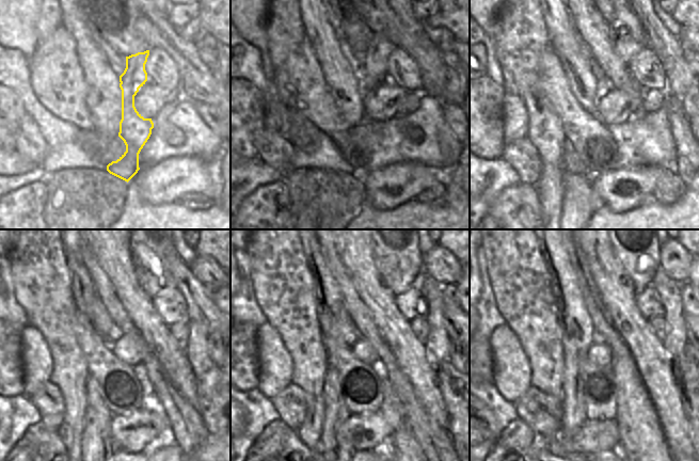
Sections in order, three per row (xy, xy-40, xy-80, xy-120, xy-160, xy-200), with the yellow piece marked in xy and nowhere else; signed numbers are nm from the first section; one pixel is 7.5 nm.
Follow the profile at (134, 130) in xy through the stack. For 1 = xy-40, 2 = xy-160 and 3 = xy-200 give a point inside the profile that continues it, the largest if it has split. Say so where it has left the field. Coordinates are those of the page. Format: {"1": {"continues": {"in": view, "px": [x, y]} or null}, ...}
{"1": {"continues": {"in": "xy-40", "px": [372, 73]}}, "2": {"continues": {"in": "xy-160", "px": [398, 259]}}, "3": {"continues": {"in": "xy-200", "px": [638, 251]}}}

